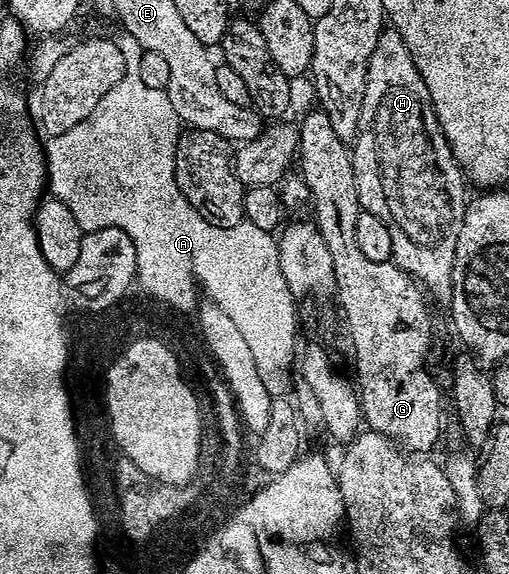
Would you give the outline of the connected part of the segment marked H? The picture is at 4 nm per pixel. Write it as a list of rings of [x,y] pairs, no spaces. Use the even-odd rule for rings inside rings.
[[[388,26],[377,37],[377,49],[373,49],[373,57],[369,61],[369,69],[367,70],[367,88],[365,89],[365,97],[363,98],[363,104],[361,105],[359,134],[355,137],[353,150],[351,151],[351,160],[353,161],[353,169],[355,170],[355,176],[357,177],[359,206],[362,210],[373,213],[377,217],[381,217],[381,221],[385,221],[385,225],[389,225],[389,231],[393,237],[393,262],[395,266],[400,267],[405,273],[414,275],[416,280],[418,280],[418,282],[422,284],[432,296],[435,294],[439,299],[445,299],[445,301],[450,300],[453,294],[451,274],[455,271],[455,275],[457,271],[459,234],[462,231],[463,216],[467,212],[467,204],[469,202],[469,194],[467,195],[468,184],[465,182],[463,169],[455,159],[455,154],[451,152],[449,141],[441,129],[438,117],[435,115],[433,101],[429,95],[429,89],[415,64],[413,53],[409,53],[409,45],[405,45],[401,33],[397,33],[397,29],[393,26]]]

